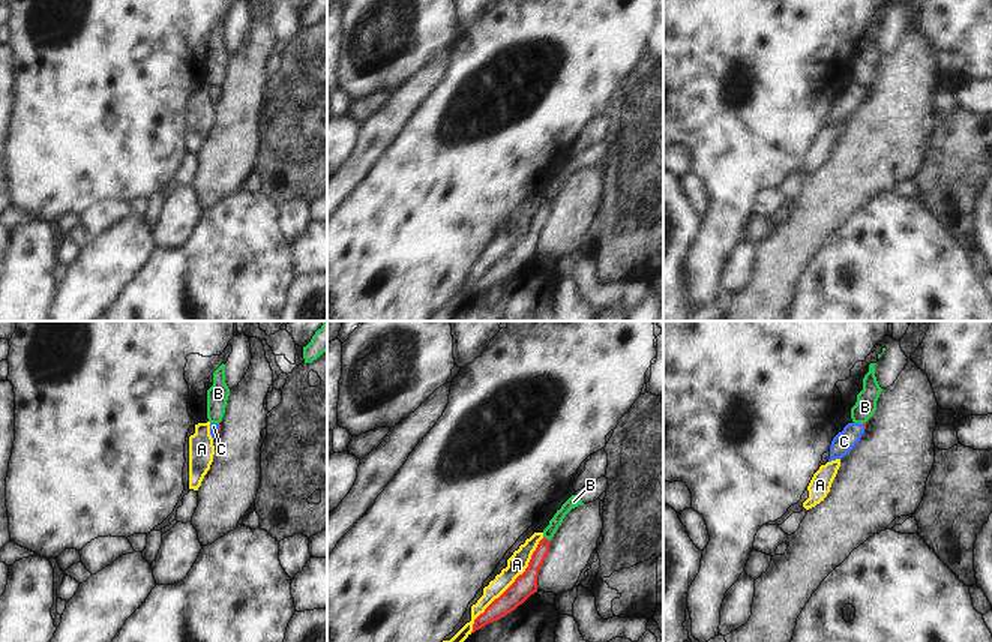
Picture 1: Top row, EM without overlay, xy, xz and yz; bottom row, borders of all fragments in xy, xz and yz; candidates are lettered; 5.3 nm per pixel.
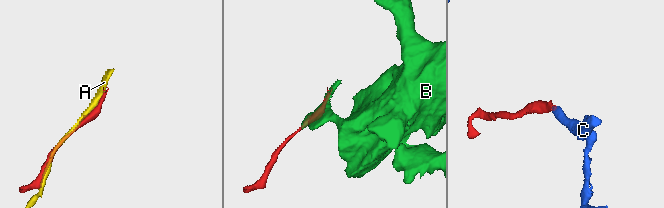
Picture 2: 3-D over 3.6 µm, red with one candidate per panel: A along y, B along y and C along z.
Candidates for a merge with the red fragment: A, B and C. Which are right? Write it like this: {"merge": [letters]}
{"merge": ["C"]}

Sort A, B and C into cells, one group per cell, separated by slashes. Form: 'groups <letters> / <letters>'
groups A / B / C

